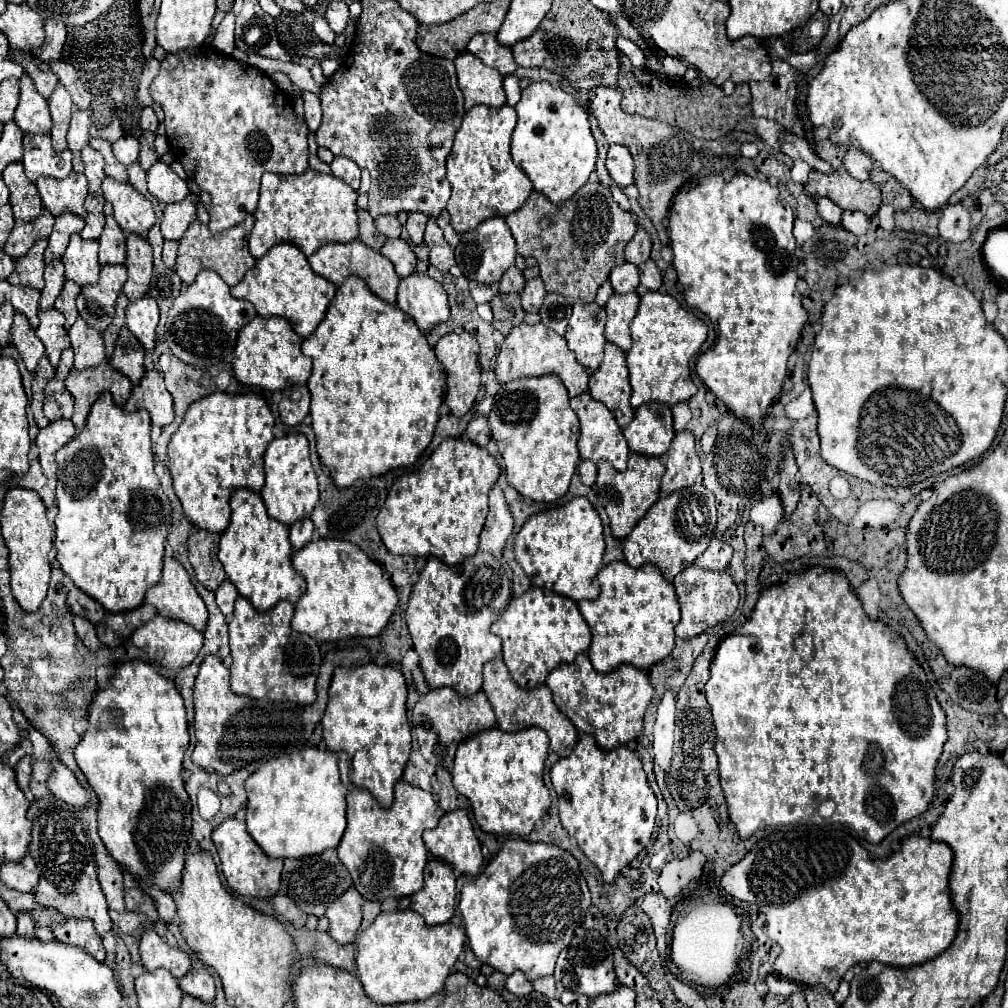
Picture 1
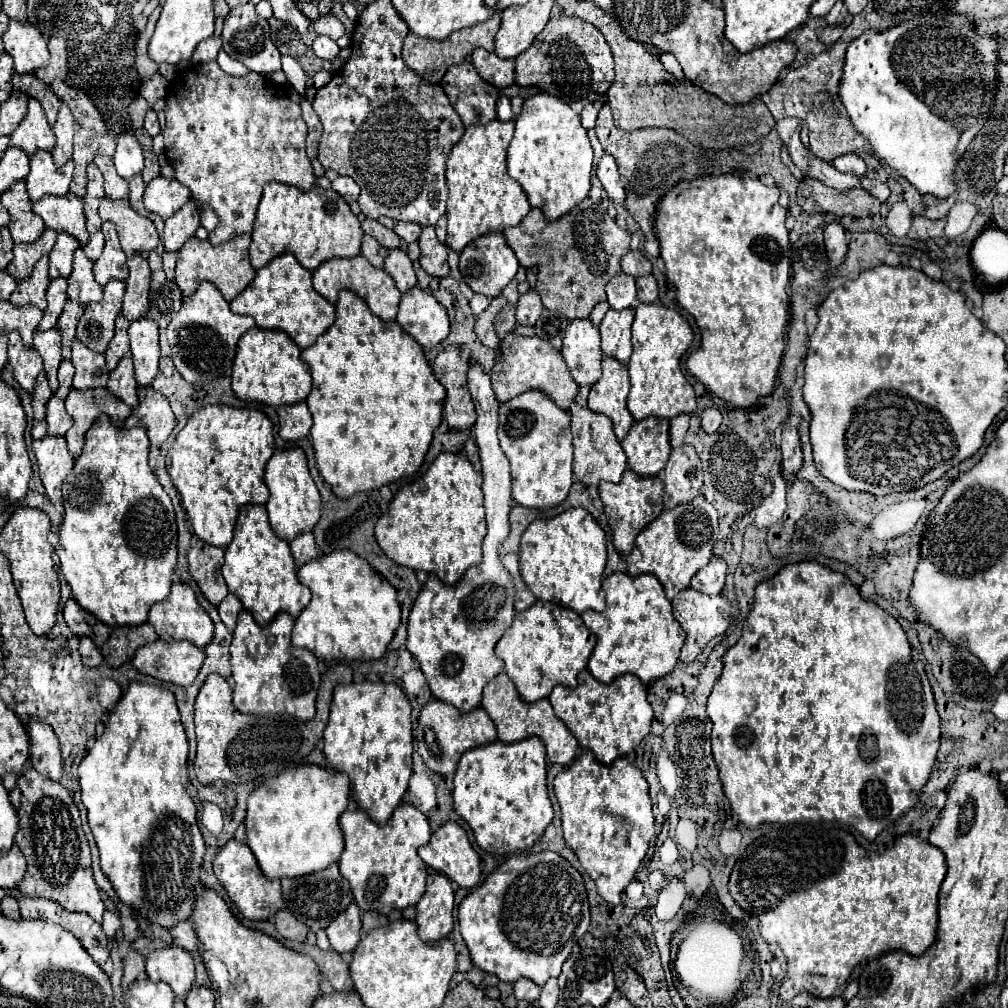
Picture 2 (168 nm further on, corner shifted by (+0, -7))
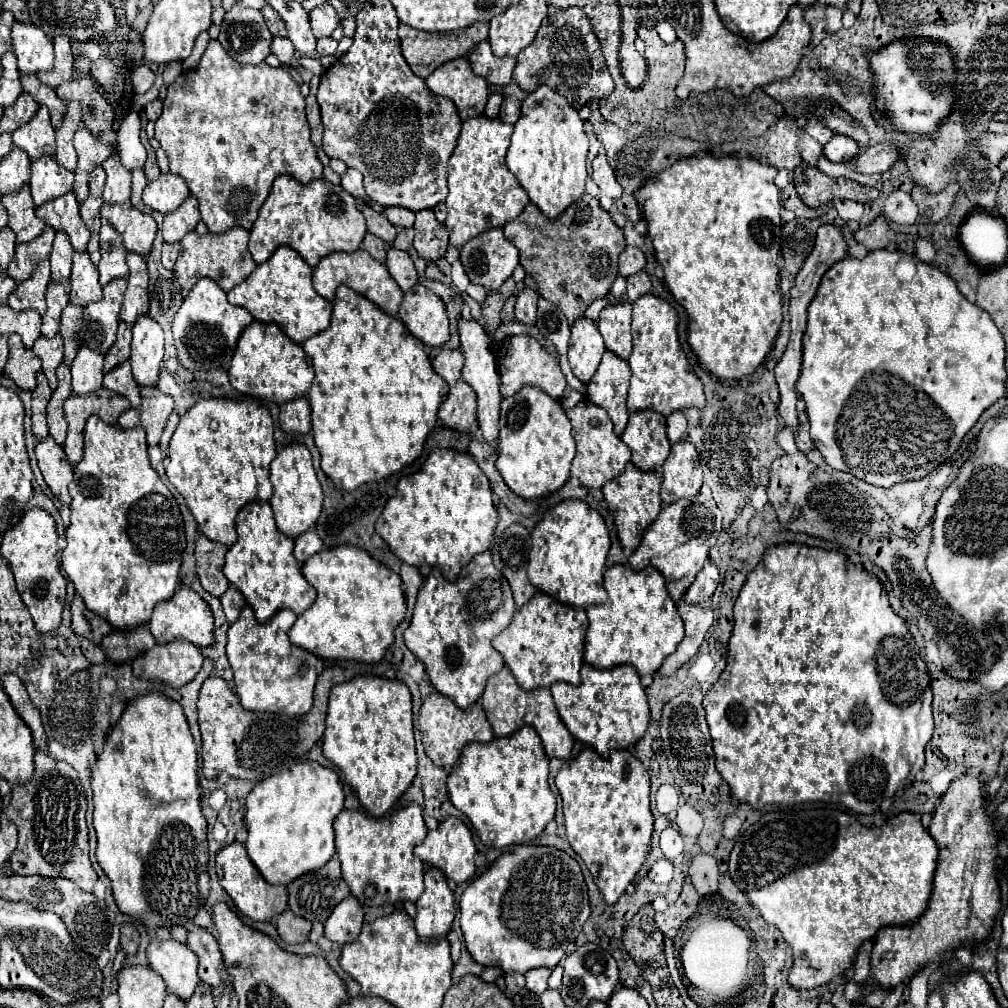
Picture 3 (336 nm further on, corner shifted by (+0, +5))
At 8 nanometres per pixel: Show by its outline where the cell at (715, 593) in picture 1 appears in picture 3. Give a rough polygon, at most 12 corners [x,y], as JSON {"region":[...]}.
{"region":[[710,600],[680,602],[686,638],[664,660],[660,676],[672,676],[698,652],[714,624]]}

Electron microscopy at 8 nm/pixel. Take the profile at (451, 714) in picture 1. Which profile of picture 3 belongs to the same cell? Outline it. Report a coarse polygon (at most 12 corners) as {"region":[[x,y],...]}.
{"region":[[424,698],[418,728],[426,756],[446,772],[470,742],[490,742],[480,702],[462,710]]}

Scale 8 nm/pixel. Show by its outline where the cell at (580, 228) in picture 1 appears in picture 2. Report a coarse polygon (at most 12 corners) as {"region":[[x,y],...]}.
{"region":[[582,200],[502,234],[544,308],[588,318],[630,232]]}

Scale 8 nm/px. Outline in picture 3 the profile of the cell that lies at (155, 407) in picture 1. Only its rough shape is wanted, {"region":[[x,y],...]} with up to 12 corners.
{"region":[[142,386],[140,410],[122,412],[122,428],[142,424],[148,444],[160,442],[174,400]]}

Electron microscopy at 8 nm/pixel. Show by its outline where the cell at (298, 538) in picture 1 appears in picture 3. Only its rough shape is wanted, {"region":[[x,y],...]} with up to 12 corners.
{"region":[[314,530],[300,534],[294,556],[302,564],[322,550],[322,540]]}

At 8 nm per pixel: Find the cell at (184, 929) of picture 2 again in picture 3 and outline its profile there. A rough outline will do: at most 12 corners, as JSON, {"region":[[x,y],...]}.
{"region":[[190,922],[188,948],[198,956],[198,976],[222,986],[222,954],[210,930]]}

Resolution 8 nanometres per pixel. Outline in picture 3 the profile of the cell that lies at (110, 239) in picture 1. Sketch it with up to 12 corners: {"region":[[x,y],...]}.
{"region":[[102,218],[100,284],[128,276],[122,236]]}

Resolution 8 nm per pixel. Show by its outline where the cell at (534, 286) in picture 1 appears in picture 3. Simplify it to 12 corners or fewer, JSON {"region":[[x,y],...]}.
{"region":[[524,288],[516,296],[516,320],[536,322],[538,294]]}

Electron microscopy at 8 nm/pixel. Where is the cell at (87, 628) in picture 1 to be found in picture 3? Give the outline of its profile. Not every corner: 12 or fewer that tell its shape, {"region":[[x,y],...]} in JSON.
{"region":[[82,638],[82,654],[92,664],[106,660],[104,652],[92,640]]}

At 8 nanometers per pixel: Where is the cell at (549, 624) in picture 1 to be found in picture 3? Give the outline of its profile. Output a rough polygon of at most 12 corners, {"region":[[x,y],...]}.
{"region":[[544,592],[492,640],[524,690],[576,686],[584,608]]}

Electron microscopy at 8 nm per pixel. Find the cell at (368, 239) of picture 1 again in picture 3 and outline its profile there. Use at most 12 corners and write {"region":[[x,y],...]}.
{"region":[[366,232],[364,248],[378,262],[386,262],[384,240]]}

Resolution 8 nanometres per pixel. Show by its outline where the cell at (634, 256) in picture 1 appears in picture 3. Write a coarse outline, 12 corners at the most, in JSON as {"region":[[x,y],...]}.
{"region":[[636,246],[620,254],[620,276],[632,276],[646,266],[646,256]]}

